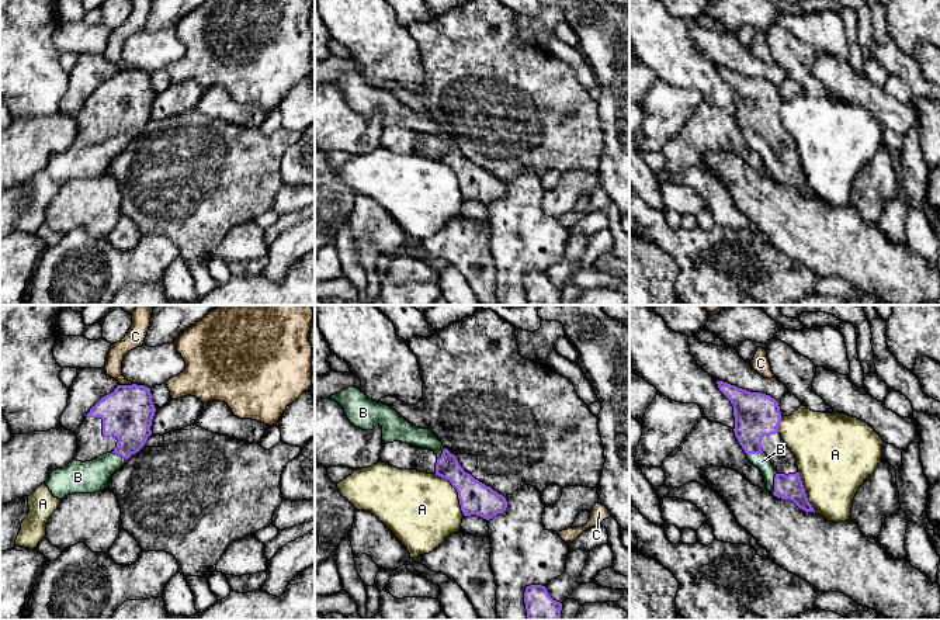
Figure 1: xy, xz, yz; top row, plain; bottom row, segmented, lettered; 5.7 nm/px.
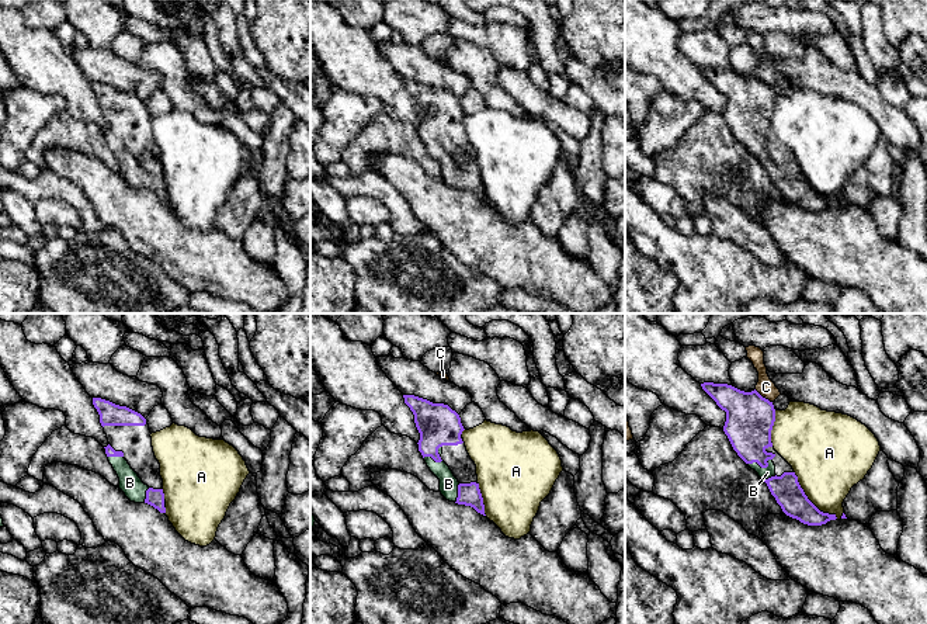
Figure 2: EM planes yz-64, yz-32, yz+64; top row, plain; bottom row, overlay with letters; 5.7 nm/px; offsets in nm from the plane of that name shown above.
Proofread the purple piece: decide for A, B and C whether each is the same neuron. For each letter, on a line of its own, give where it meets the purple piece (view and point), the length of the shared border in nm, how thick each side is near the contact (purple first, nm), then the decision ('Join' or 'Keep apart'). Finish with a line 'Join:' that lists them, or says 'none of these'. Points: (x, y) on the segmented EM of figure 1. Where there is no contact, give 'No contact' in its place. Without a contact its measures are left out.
A: Touches purple at xz (457, 491). Shared border 300 nm. Thickness 190 nm (purple) against 420 nm. Keep apart
B: Touches purple at yz (774, 482). Shared border 120 nm. Thickness 140 nm (purple) against 90 nm. Join
C: Touches purple at xy (125, 385). Shared border 80 nm. Thickness 300 nm (purple) against 100 nm. Keep apart
Join: B

